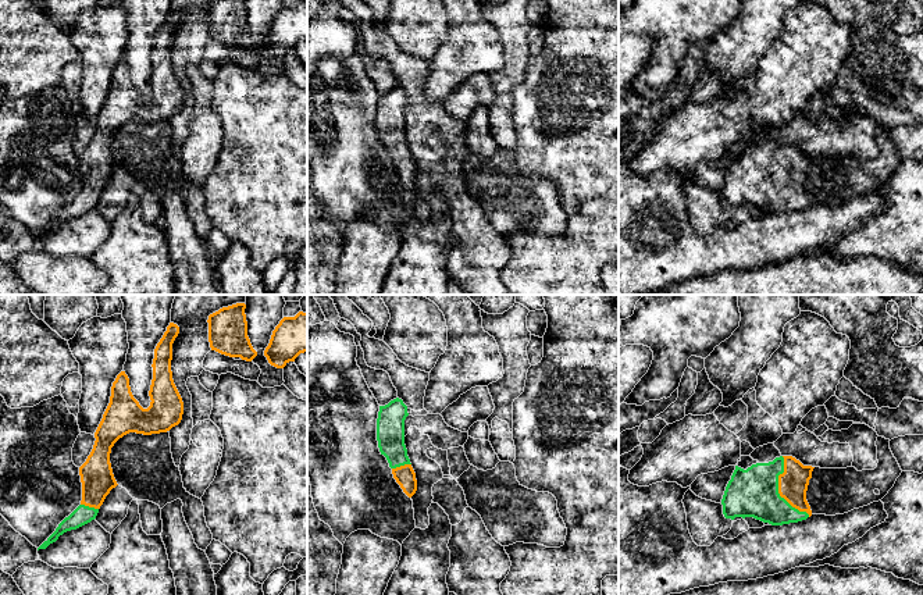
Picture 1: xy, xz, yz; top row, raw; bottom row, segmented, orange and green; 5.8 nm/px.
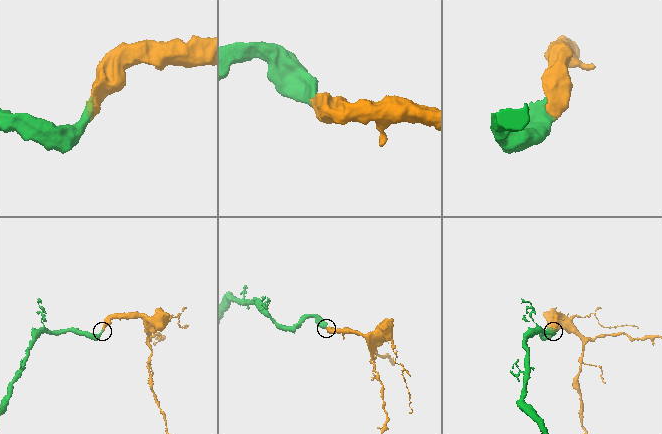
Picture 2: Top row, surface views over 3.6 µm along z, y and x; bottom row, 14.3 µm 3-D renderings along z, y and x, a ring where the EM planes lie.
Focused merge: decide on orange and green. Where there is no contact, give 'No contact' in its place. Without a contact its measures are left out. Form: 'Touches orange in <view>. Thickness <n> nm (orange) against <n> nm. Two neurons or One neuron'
Touches orange in yz. Thickness 180 nm (orange) against 280 nm. One neuron

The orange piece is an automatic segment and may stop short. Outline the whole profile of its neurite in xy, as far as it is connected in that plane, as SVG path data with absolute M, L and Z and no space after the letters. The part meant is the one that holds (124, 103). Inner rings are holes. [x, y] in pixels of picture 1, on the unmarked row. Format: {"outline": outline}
{"outline": "M170 11L154 38L153 68L149 79L152 90L147 97L143 97L133 86L125 60L117 64L111 75L110 92L95 121L93 138L79 156L81 193L58 213L38 239L46 238L64 221L76 218L96 207L106 185L118 174L113 163L110 142L120 127L129 121L143 124L167 121L181 111L183 90L171 60L172 32L178 22L179 15Z"}

